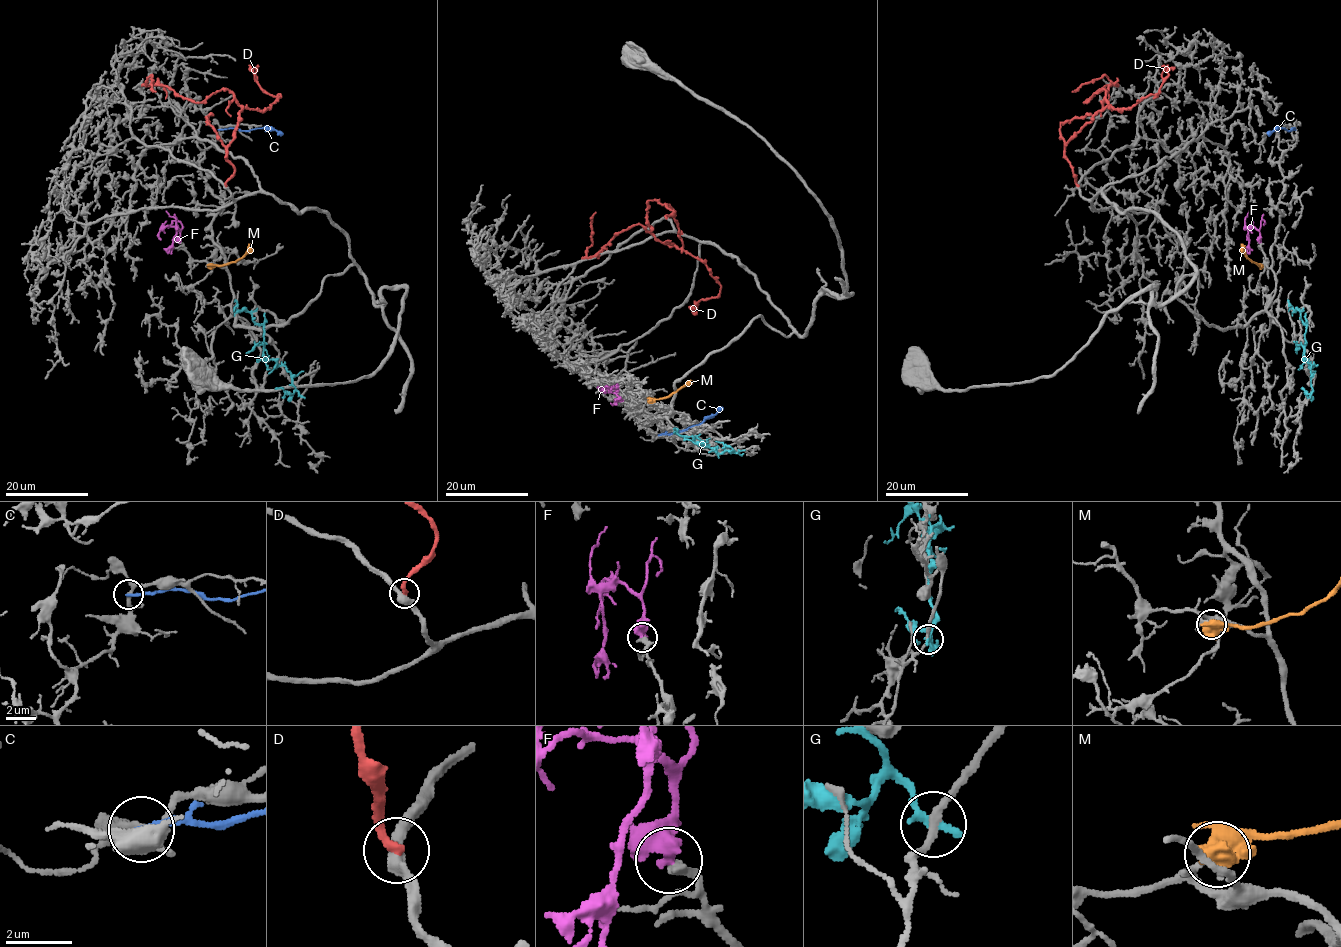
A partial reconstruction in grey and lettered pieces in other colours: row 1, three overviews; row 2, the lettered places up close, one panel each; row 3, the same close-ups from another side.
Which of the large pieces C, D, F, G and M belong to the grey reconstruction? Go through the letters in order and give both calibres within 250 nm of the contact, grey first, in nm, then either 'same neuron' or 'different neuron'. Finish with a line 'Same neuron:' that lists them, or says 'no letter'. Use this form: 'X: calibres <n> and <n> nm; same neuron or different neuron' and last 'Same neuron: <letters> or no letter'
C: calibres 200 and 220 nm; different neuron
D: calibres 400 and 300 nm; different neuron
F: calibres 240 and 480 nm; same neuron
G: calibres 190 and 280 nm; different neuron
M: calibres 110 and 600 nm; different neuron
Same neuron: F

